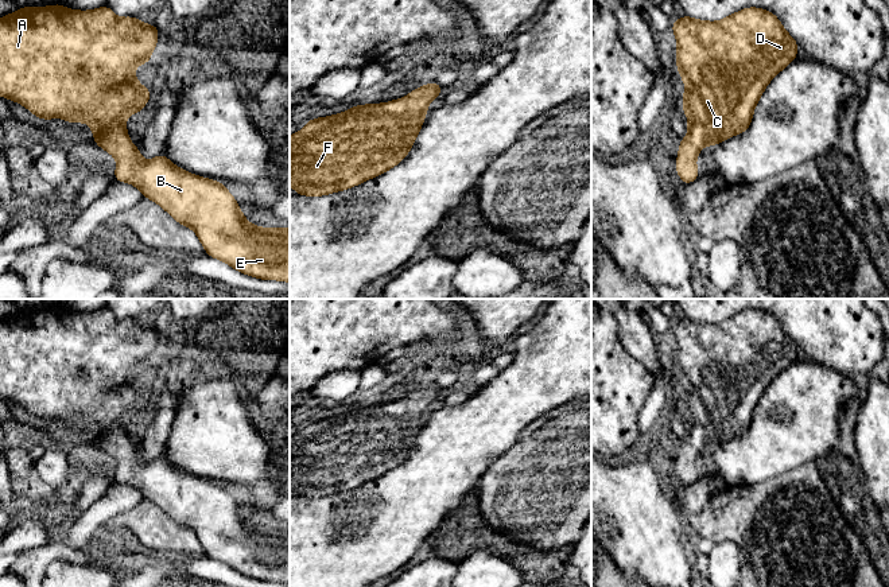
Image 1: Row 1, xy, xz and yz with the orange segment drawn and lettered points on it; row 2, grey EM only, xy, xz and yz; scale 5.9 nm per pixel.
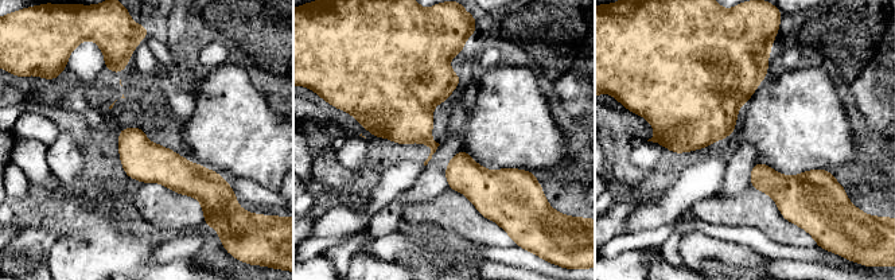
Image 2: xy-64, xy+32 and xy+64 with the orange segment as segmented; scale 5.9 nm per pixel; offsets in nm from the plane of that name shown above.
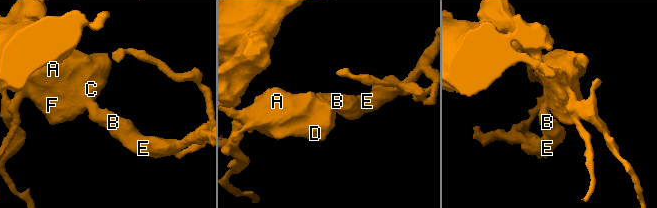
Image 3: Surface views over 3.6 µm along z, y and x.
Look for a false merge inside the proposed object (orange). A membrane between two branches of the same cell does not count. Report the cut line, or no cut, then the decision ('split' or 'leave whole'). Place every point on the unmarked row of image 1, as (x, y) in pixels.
cut none; leave whole

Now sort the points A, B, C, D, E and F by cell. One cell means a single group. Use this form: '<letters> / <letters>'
A B C D E F

